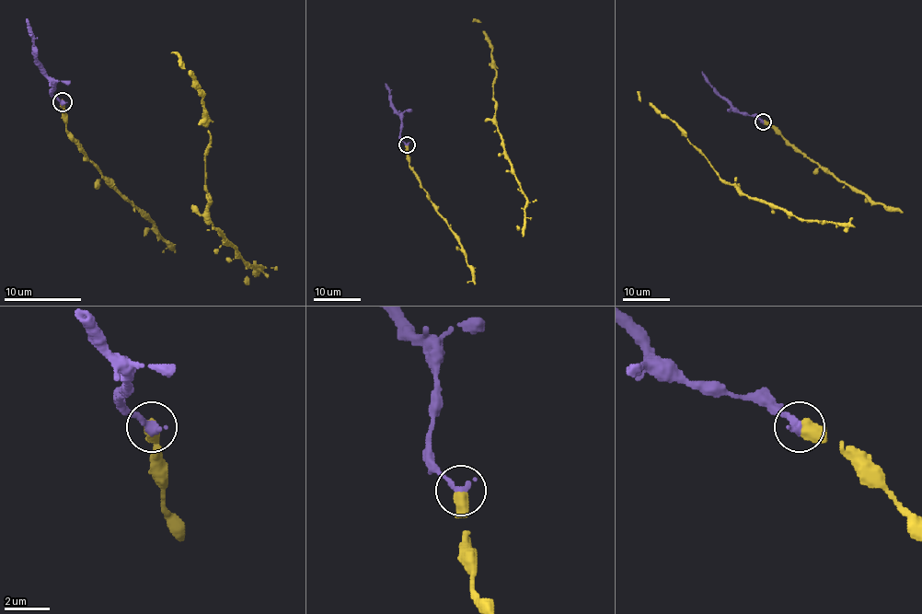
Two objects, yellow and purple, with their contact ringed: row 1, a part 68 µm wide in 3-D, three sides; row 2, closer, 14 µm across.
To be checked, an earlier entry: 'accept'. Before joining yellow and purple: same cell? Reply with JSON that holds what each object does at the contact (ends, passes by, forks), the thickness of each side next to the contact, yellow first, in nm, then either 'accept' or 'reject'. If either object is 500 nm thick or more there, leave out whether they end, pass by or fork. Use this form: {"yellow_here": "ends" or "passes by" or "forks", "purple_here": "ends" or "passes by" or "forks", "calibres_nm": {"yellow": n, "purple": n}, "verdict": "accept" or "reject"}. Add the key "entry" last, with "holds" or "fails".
{"calibres_nm": {"yellow": 500, "purple": 400}, "verdict": "accept", "entry": "holds"}

